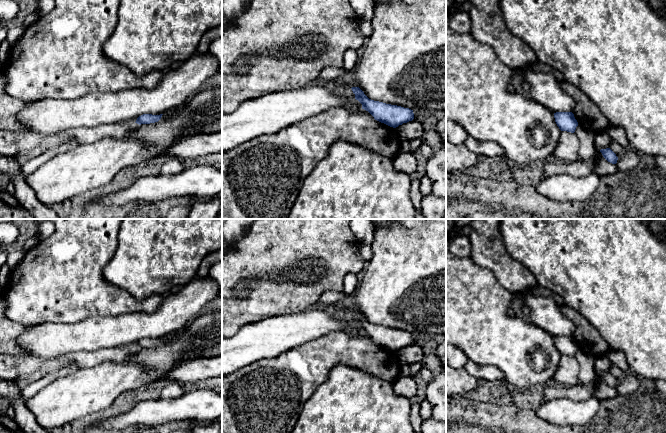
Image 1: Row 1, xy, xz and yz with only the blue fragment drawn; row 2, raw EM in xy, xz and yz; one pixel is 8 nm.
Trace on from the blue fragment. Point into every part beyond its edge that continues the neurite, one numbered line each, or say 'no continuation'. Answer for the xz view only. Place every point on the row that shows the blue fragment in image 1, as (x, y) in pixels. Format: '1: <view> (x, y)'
1: xz (344, 88)

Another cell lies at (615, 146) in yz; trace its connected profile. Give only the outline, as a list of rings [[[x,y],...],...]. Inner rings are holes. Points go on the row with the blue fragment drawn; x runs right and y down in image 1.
[[[612,139],[610,149],[616,154],[616,156],[619,158],[623,155],[625,149],[615,140]]]

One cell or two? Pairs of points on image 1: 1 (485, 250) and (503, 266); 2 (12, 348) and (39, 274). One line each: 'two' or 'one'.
1: one
2: two

